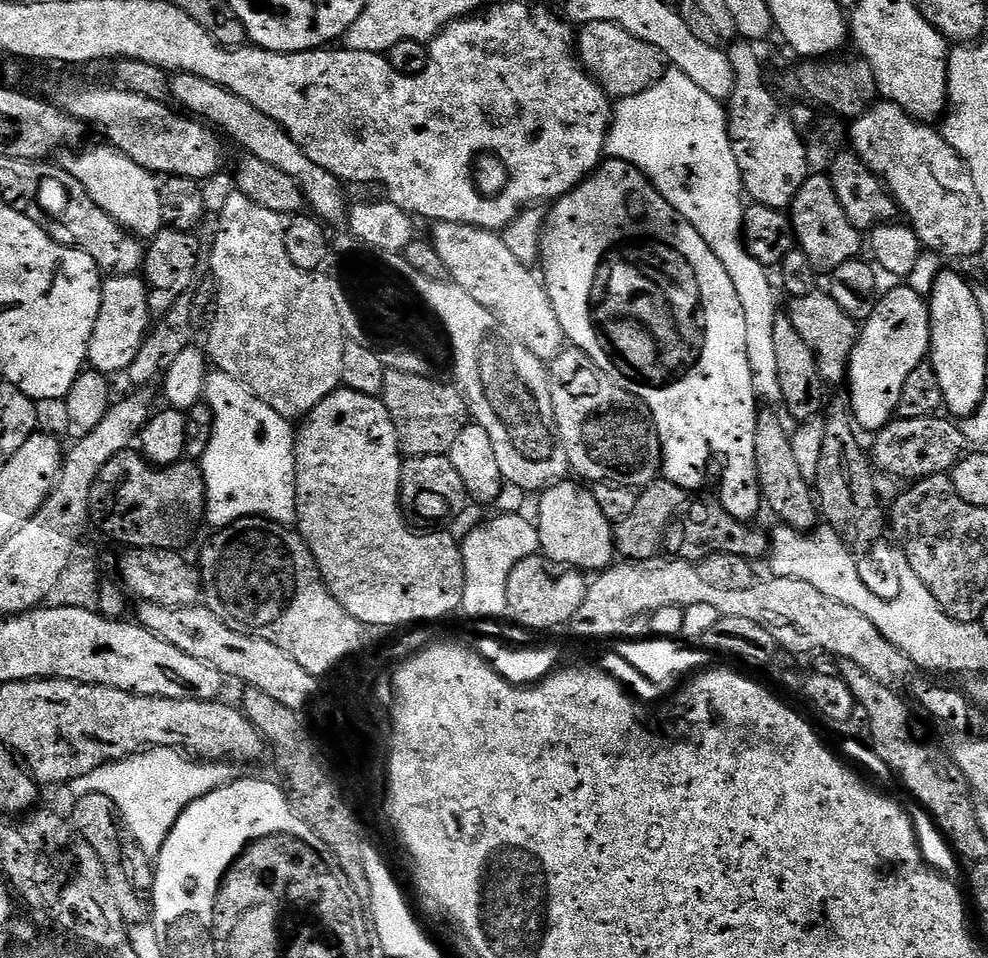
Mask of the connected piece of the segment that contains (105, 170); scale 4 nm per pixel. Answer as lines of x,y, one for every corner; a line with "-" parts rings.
103,147
88,148
77,156
68,156
62,161
62,167
71,179
77,180
84,187
84,196
87,199
102,206
113,224
125,233
147,242
165,227
157,177
138,166
138,162
134,162
117,148

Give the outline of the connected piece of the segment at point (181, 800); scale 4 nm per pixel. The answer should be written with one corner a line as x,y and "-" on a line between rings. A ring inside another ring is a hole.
149,748
115,764
103,764
82,778
74,778
67,784
66,792
72,795
73,801
91,792
106,794
140,849
155,858
186,806
215,788
224,787
233,779
232,771
233,765
228,762
197,762
174,748

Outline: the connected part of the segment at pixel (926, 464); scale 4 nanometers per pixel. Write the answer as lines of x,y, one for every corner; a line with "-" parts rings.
937,414
926,418
906,418
905,420
893,418
886,427
881,428
871,437
870,459
875,471
885,472
888,476
897,476
898,479
904,480
903,482
915,482
924,480
928,476
943,476
951,473
952,467
966,454
969,443
963,436
959,423
951,419
943,420
942,417
943,415

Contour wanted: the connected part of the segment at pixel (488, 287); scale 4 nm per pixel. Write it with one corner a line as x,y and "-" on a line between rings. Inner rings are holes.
436,222
431,228
432,245
442,257
442,266
446,266
451,283
466,290
474,302
486,306
511,339
526,346
530,354
545,362
552,361
564,351
566,337
562,322
558,322
558,314
554,314
547,288
529,265
518,262
518,258
510,254
503,235
458,222

